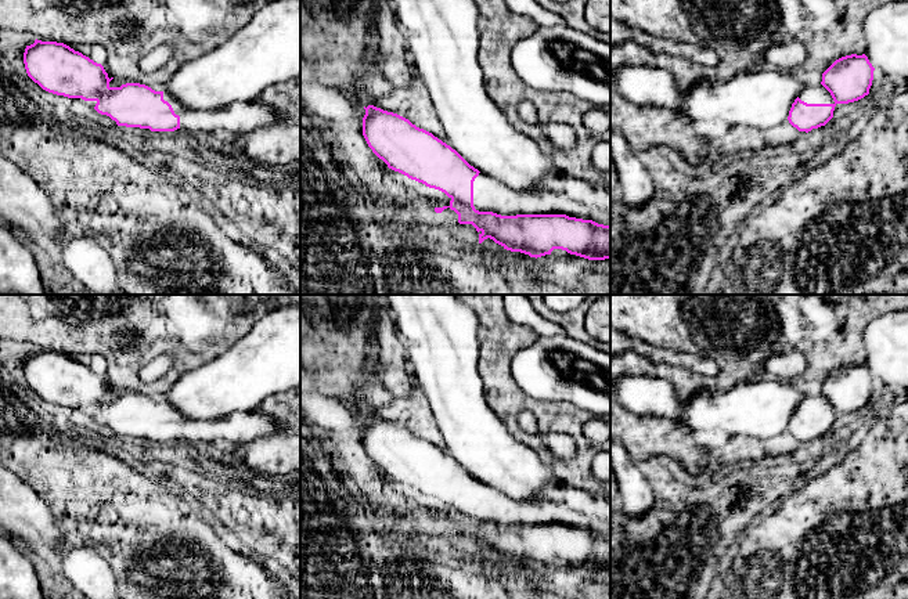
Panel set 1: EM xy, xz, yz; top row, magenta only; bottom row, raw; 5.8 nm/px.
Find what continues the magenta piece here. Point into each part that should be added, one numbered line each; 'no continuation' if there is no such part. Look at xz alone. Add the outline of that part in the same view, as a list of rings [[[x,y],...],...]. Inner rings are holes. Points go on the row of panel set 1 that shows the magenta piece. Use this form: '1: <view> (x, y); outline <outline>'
1: xz (566, 195); outline [[[479,173],[473,181],[473,206],[501,216],[566,214],[610,225],[610,185],[594,185],[562,173],[547,177],[541,190],[515,191]]]

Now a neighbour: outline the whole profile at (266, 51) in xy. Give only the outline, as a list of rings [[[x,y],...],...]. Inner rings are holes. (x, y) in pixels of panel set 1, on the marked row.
[[[273,0],[213,51],[183,64],[163,86],[184,108],[212,111],[257,100],[270,86],[300,76],[300,0]]]

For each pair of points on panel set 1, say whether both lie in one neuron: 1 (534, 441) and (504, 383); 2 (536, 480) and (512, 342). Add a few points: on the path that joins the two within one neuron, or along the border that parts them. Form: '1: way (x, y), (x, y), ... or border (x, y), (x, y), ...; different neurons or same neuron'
1: way (519, 432), (511, 424), (505, 399); same neuron
2: border (505, 426), (518, 440), (533, 448), (554, 469); different neurons

